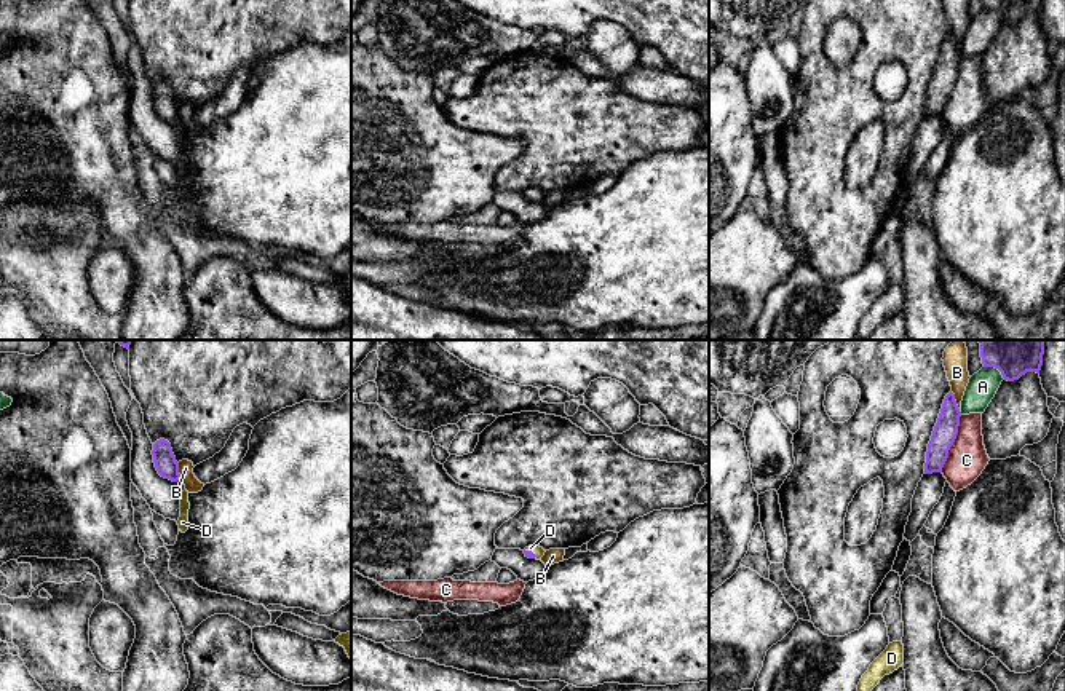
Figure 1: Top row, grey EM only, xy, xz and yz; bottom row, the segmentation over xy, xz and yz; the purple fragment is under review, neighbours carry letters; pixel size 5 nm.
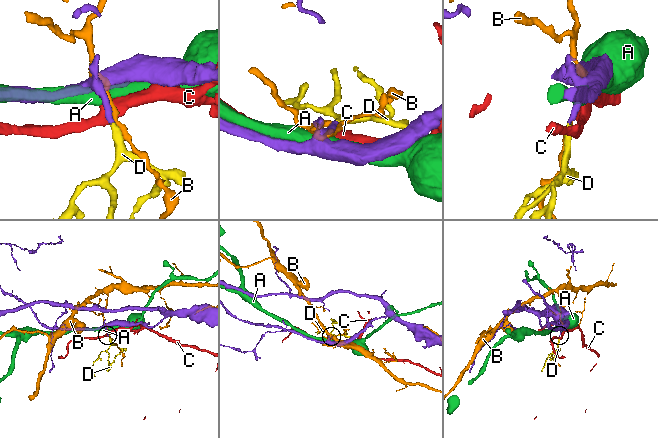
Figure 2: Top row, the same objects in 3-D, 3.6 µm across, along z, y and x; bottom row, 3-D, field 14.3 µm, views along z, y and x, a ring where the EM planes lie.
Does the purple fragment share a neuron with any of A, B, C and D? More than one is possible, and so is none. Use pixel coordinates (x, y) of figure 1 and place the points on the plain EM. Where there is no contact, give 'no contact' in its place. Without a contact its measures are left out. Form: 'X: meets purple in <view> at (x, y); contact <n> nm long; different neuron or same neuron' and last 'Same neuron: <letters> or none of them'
A: meets purple in yz at (995, 10); contact 130 nm long; different neuron
B: meets purple in yz at (955, 45); contact 120 nm long; different neuron
C: meets purple in yz at (952, 86); contact 300 nm long; different neuron
D: meets purple in xz at (530, 193); contact 80 nm long; same neuron
Same neuron: D

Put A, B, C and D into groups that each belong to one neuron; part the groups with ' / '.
A / B / C / D

